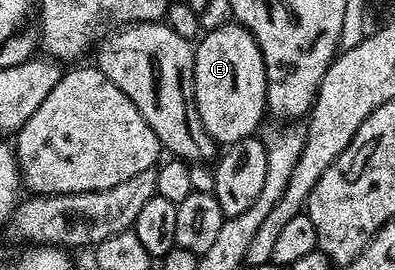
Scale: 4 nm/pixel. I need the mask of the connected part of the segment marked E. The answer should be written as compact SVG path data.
M228 23L204 32L194 51L195 106L207 133L223 147L252 136L267 109L267 76L257 39L244 25Z

